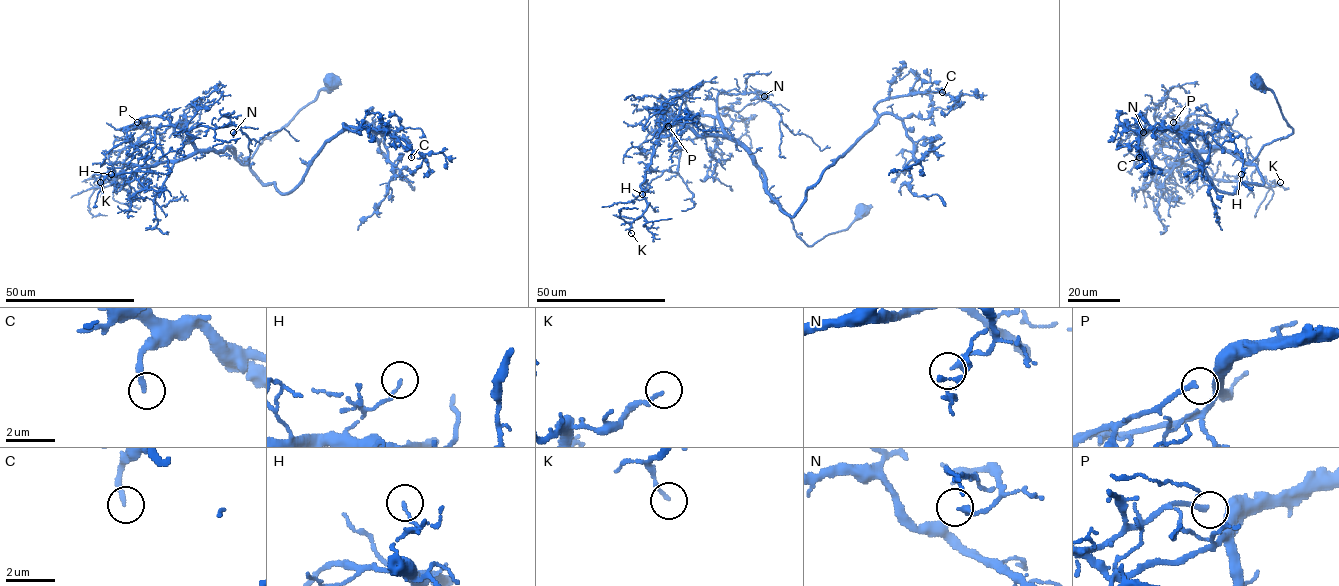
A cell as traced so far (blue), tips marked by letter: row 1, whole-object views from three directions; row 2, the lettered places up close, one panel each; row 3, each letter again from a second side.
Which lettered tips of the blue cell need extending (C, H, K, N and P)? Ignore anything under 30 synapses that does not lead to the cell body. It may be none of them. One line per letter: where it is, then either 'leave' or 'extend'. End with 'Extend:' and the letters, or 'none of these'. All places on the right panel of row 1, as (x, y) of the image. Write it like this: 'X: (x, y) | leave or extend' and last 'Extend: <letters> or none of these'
C: (1139, 157) | extend
H: (1241, 174) | leave
K: (1280, 182) | leave
N: (1143, 132) | leave
P: (1173, 122) | leave
Extend: C

